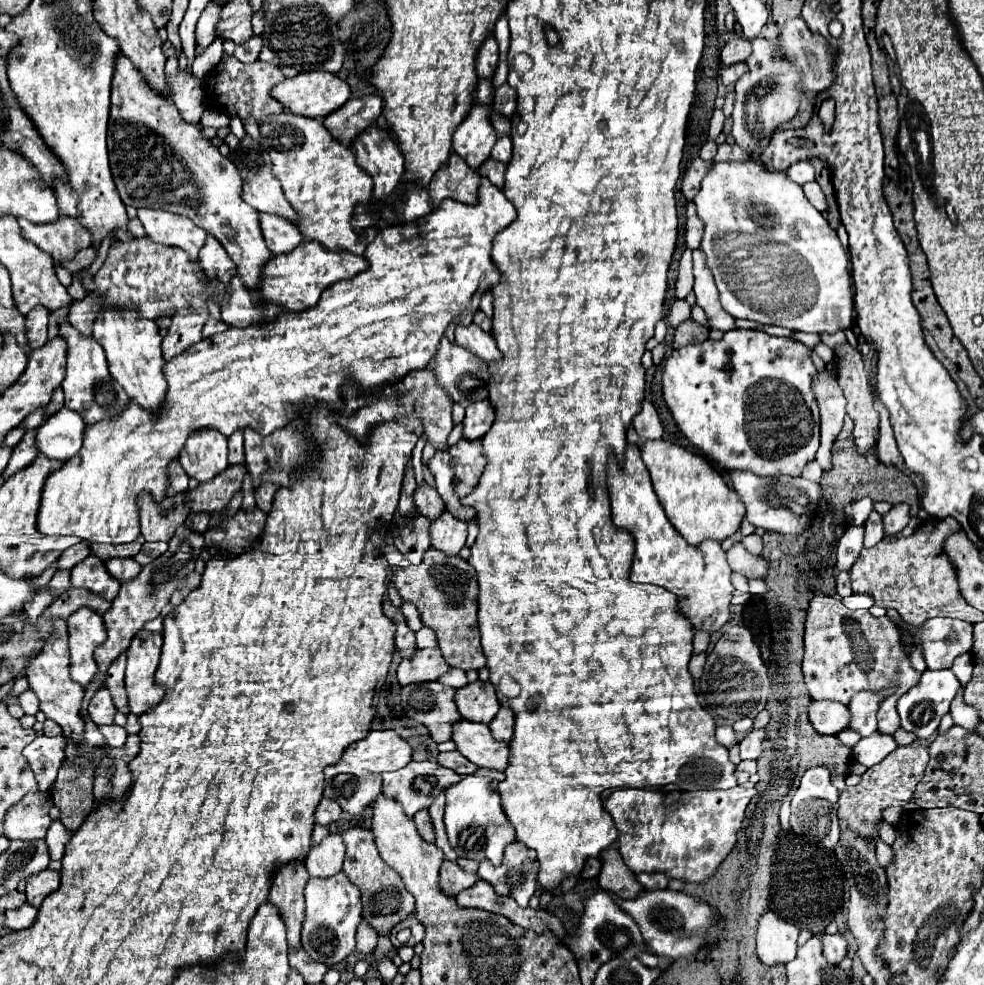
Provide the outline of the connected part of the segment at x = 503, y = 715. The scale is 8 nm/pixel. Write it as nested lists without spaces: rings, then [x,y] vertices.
[[[502,707],[490,723],[490,731],[498,741],[510,741],[514,731],[514,715],[510,707]]]

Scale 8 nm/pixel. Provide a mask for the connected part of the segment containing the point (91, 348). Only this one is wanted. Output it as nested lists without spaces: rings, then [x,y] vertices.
[[[60,319],[58,323],[60,323],[60,335],[68,343],[68,365],[66,365],[66,377],[62,381],[64,405],[72,411],[82,413],[86,425],[92,425],[96,421],[110,417],[114,411],[112,409],[114,405],[118,405],[120,409],[126,407],[130,399],[128,399],[126,391],[110,377],[108,365],[106,365],[106,355],[104,355],[104,349],[100,347],[100,343],[92,337],[80,335],[80,331],[76,331],[66,319]]]

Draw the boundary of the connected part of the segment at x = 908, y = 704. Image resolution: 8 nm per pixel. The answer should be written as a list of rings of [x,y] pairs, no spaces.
[[[926,669],[922,673],[920,683],[898,699],[898,715],[902,719],[902,729],[912,731],[918,739],[928,739],[930,735],[934,735],[940,725],[940,719],[948,713],[948,707],[956,697],[956,693],[960,691],[960,687],[962,687],[960,681],[950,669],[938,669],[938,671]]]

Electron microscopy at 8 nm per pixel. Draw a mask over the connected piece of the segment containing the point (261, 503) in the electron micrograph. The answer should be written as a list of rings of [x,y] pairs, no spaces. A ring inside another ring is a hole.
[[[264,483],[262,487],[258,487],[258,489],[254,491],[254,497],[256,497],[256,507],[258,507],[260,511],[264,511],[264,513],[268,513],[268,511],[270,511],[276,489],[278,489],[278,487],[276,487],[276,485],[272,485],[272,483]]]

